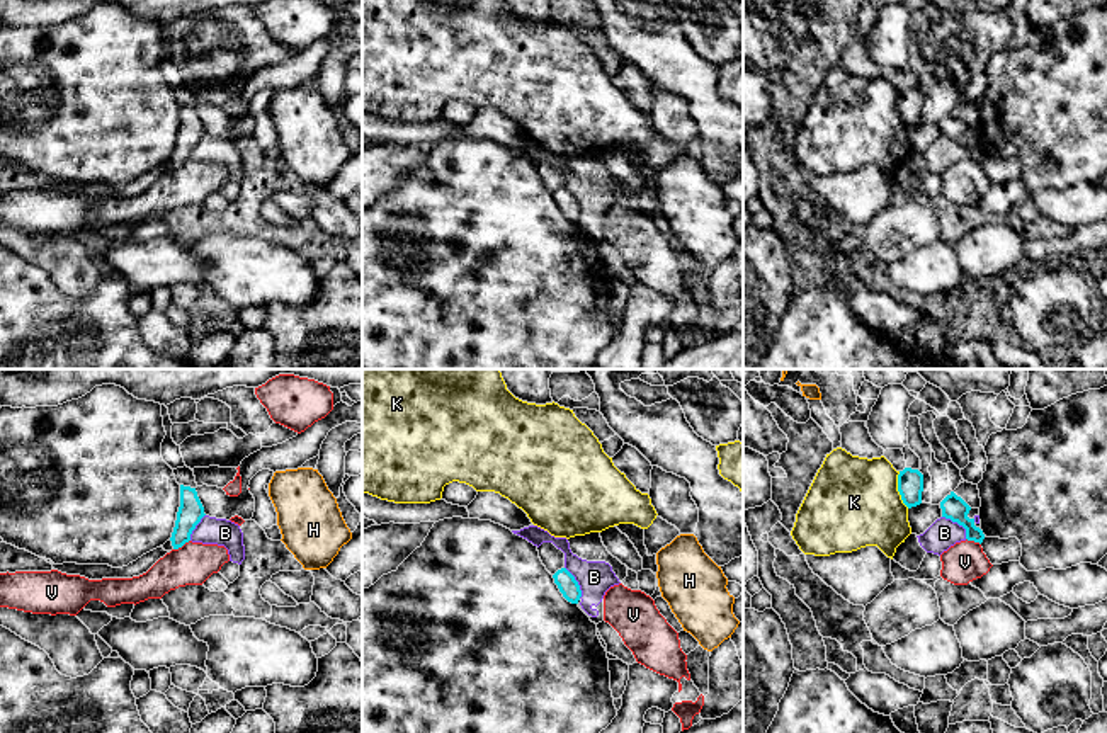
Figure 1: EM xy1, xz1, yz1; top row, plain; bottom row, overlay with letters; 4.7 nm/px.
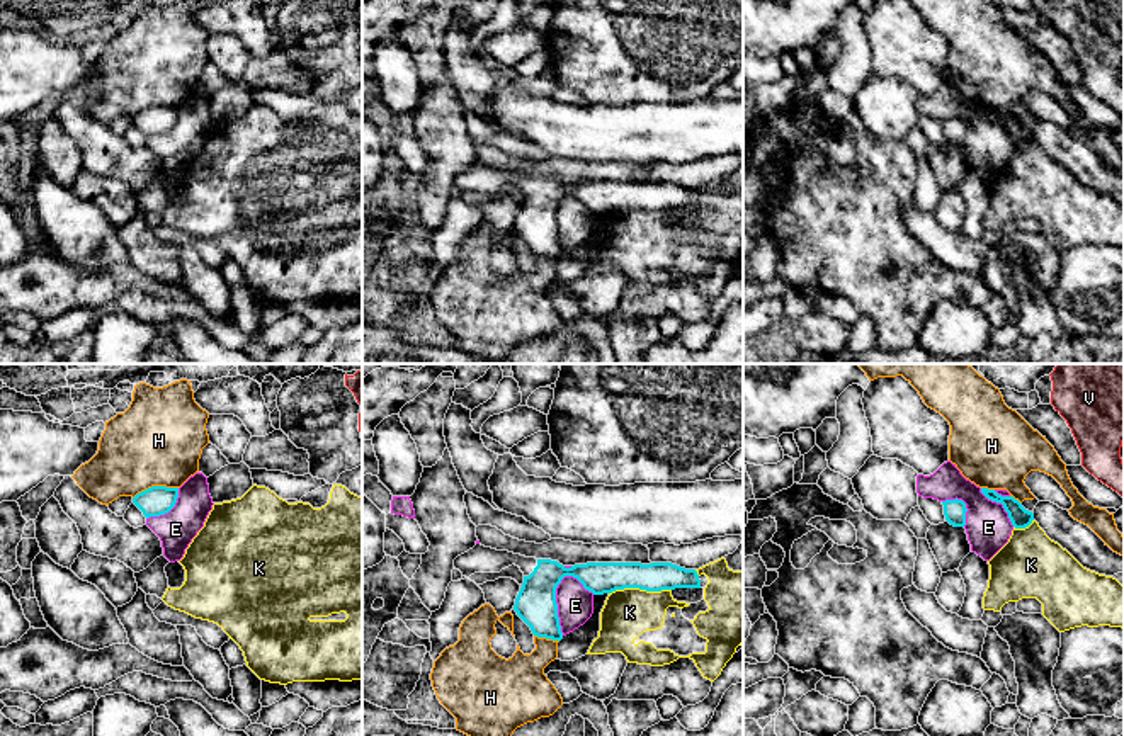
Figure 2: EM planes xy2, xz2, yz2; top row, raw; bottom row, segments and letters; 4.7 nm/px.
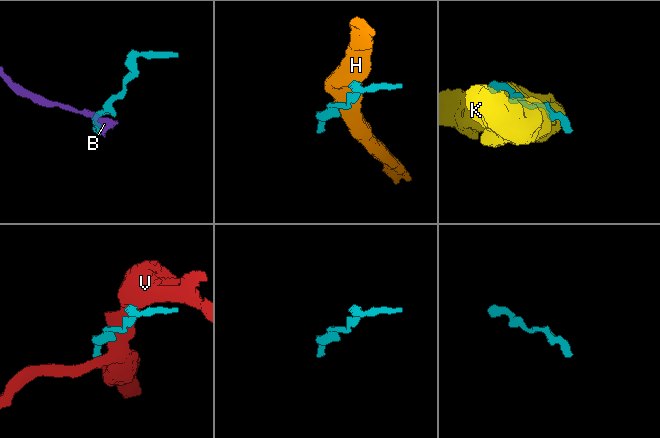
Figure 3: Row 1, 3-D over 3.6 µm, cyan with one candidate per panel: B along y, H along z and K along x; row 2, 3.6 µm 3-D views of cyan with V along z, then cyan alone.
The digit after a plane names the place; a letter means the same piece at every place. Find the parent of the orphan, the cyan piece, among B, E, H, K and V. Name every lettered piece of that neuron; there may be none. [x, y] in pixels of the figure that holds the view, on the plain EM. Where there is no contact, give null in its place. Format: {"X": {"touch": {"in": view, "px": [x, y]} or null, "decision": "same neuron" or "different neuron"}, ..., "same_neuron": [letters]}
{"B": {"touch": {"in": "yz1", "px": [958, 142]}, "decision": "different neuron"}, "E": {"touch": {"in": "xz2", "px": [555, 221]}, "decision": "different neuron"}, "H": {"touch": {"in": "xy2", "px": [155, 106]}, "decision": "different neuron"}, "K": {"touch": {"in": "xz2", "px": [640, 208]}, "decision": "different neuron"}, "V": {"touch": {"in": "xy1", "px": [181, 165]}, "decision": "different neuron"}, "same_neuron": []}

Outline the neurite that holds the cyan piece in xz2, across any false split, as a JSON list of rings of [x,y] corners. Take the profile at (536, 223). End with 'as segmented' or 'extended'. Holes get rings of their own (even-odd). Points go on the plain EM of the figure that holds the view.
[[[481,163],[454,178],[454,187],[466,197],[474,192],[500,192],[512,184],[524,192],[514,229],[534,255],[553,260],[563,258],[556,207],[565,195],[576,197],[593,214],[624,207],[646,211],[706,207],[709,202],[706,194],[699,195],[695,189],[685,189],[672,182],[587,182],[565,187],[558,180],[525,177]]]; extended

